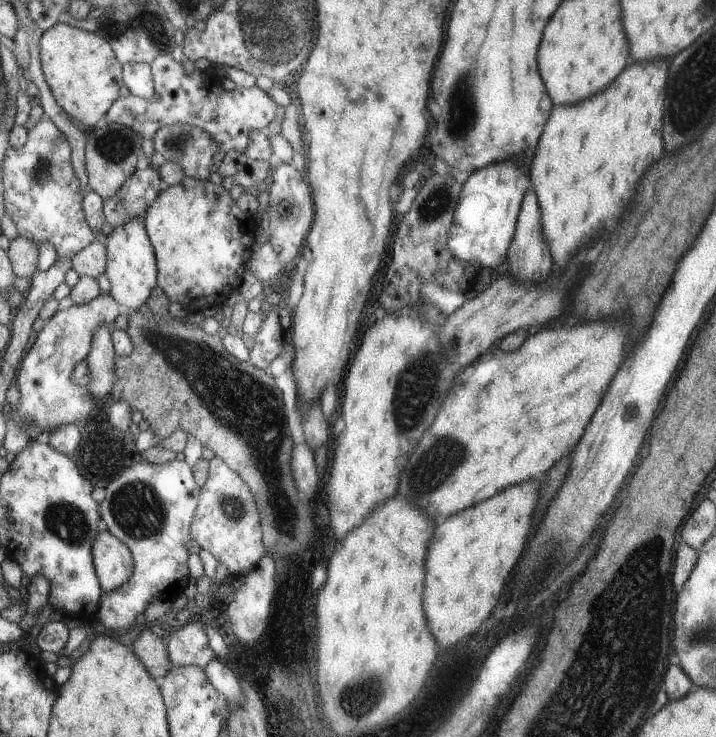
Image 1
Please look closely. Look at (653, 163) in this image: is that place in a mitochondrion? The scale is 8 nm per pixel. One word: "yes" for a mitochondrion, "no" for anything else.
no

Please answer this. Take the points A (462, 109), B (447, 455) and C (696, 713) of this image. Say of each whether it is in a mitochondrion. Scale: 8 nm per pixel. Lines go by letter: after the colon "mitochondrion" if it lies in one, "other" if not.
A: mitochondrion
B: mitochondrion
C: other

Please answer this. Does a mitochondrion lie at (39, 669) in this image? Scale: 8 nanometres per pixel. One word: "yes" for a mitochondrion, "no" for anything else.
no

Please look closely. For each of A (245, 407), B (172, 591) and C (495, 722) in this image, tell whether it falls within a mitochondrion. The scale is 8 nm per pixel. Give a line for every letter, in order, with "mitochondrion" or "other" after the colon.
A: mitochondrion
B: other
C: other

